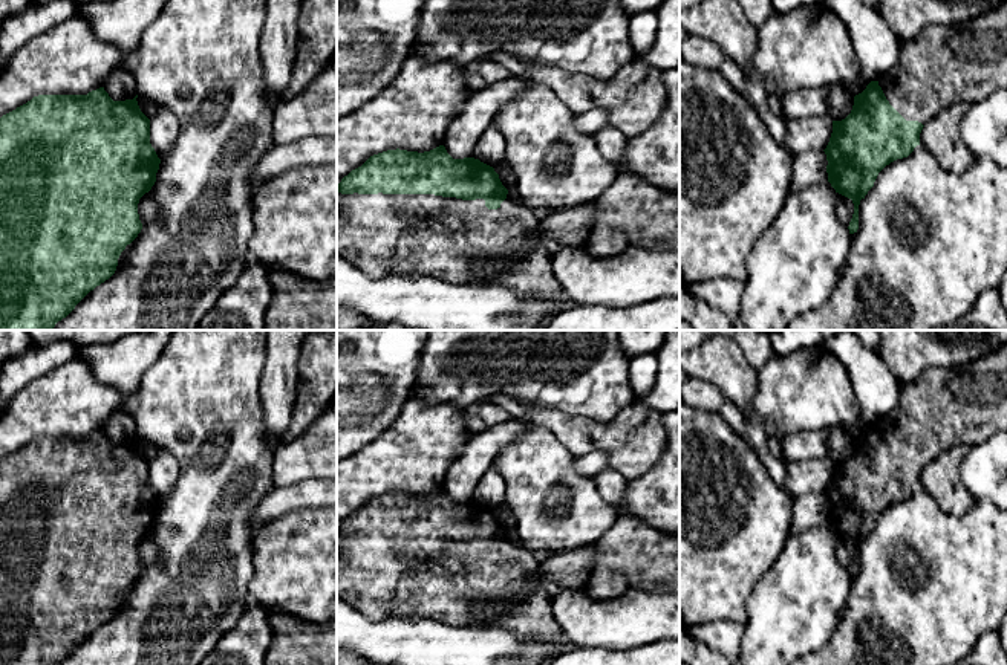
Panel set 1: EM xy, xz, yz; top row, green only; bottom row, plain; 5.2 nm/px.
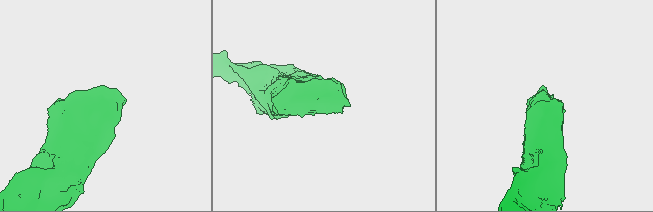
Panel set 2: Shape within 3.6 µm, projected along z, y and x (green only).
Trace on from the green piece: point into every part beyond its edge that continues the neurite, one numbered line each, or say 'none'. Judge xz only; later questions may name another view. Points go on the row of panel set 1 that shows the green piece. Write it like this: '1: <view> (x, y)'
1: xz (401, 234)

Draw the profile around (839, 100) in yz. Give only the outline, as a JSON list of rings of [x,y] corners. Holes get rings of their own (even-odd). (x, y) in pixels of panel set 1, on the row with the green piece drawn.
[[[829,84],[828,87],[828,116],[833,121],[845,119],[854,105],[854,96],[849,90],[846,90],[842,84]]]

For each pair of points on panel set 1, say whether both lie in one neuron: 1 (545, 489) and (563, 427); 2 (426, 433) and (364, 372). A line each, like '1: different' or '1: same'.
1: different
2: different

